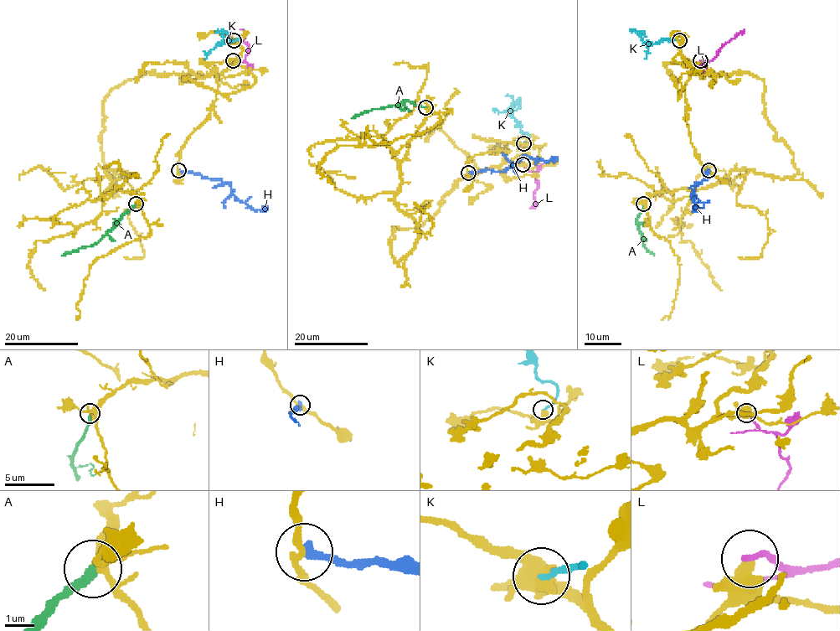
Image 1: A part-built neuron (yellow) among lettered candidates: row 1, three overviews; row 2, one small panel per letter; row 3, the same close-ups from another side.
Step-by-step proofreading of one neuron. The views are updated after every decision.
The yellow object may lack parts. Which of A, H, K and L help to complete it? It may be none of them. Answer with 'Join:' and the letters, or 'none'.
Join: A

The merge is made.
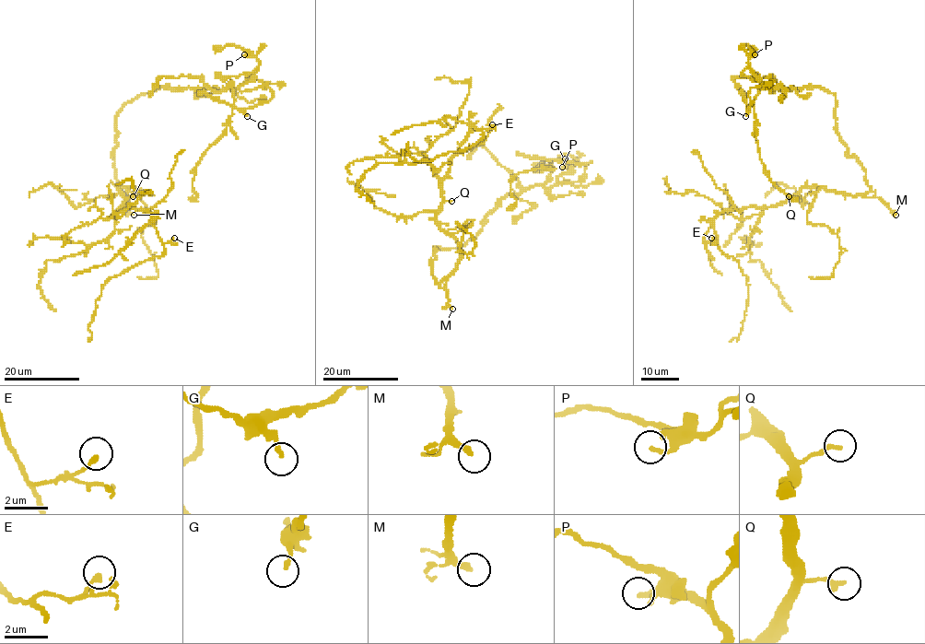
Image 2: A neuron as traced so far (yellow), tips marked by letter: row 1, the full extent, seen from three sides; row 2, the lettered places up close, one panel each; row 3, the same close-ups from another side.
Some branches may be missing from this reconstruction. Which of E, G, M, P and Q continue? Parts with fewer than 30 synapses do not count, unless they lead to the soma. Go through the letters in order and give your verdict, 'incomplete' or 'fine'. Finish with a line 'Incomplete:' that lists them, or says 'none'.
E: fine
G: fine
M: incomplete
P: fine
Q: fine
Incomplete: M

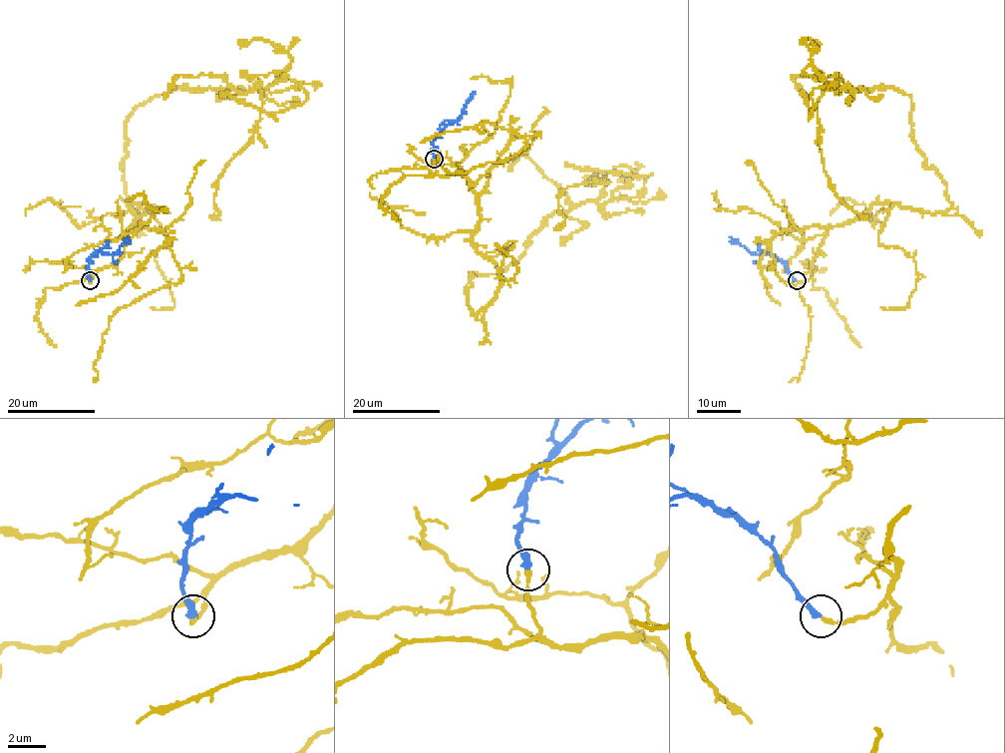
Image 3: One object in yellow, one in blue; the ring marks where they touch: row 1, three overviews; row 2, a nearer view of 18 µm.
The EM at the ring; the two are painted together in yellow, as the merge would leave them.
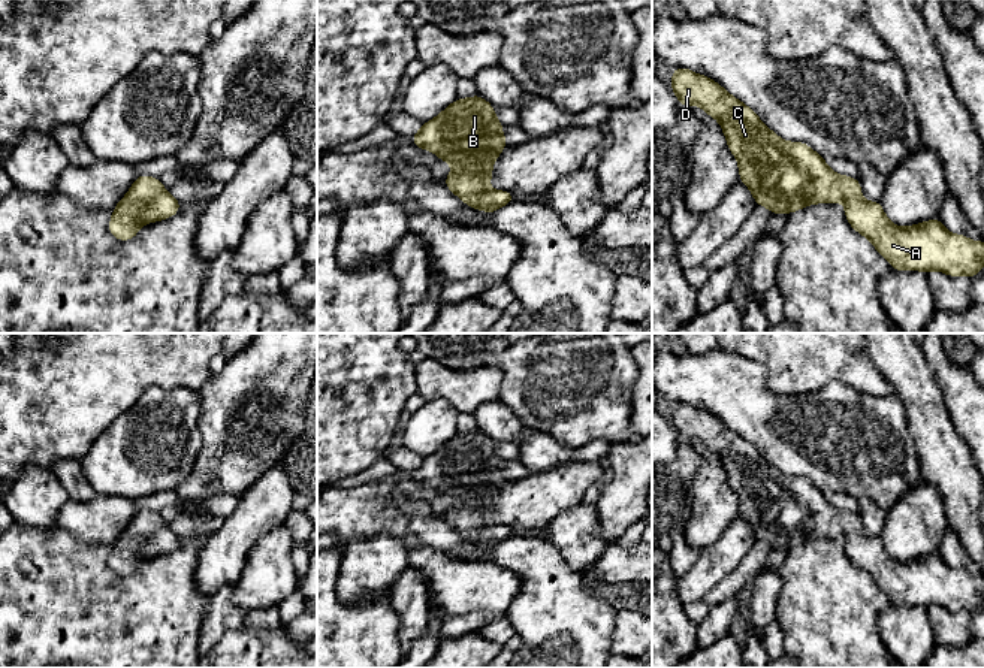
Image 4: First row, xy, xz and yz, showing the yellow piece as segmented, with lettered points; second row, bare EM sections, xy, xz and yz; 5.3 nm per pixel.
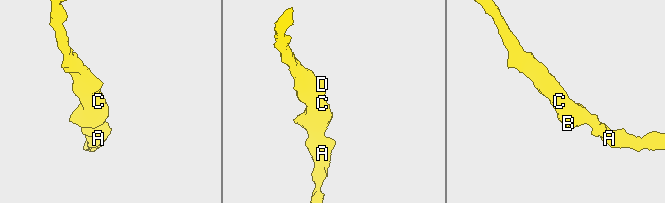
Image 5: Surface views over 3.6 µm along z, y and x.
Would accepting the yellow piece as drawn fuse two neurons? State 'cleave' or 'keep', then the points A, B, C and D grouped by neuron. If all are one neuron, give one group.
keep; A B C D

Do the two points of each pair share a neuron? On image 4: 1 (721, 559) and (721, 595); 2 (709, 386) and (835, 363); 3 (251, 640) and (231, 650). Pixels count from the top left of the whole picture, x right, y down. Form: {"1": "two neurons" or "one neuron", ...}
{"1": "two neurons", "2": "two neurons", "3": "one neuron"}

